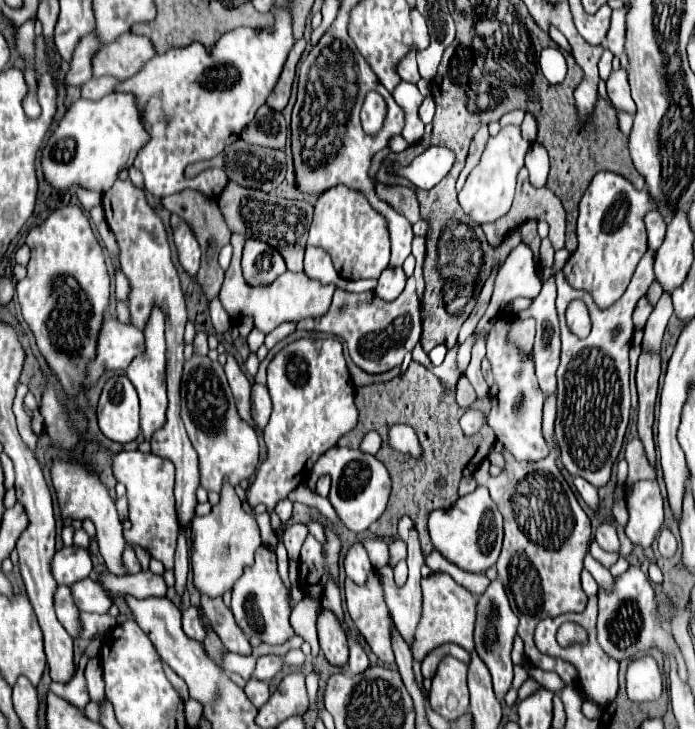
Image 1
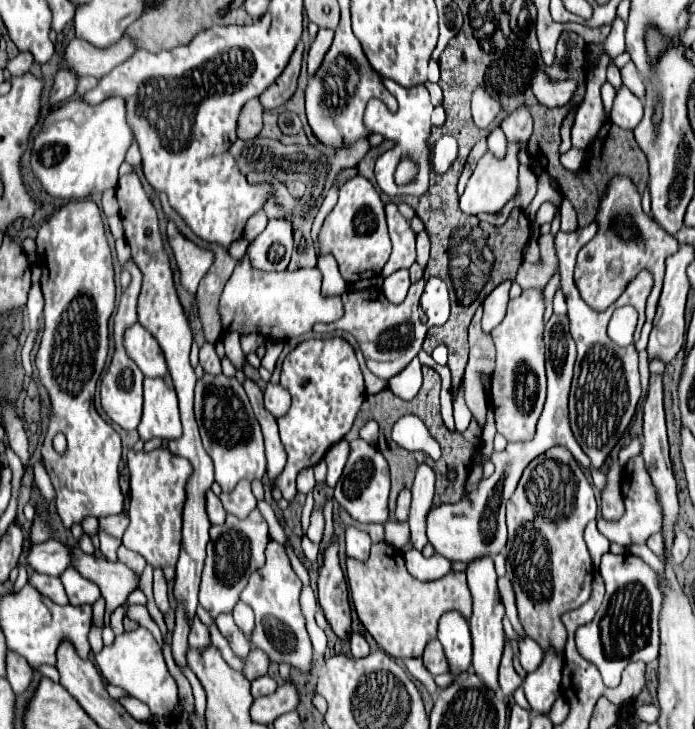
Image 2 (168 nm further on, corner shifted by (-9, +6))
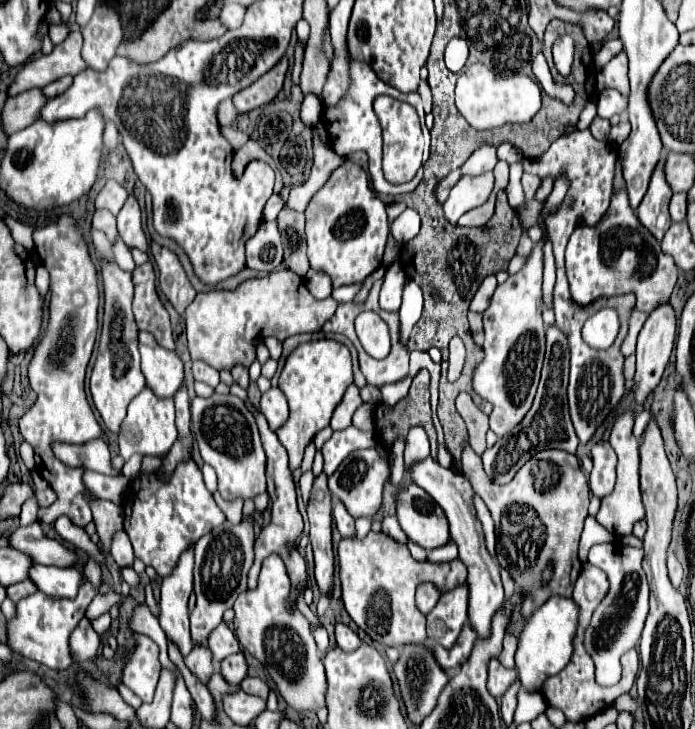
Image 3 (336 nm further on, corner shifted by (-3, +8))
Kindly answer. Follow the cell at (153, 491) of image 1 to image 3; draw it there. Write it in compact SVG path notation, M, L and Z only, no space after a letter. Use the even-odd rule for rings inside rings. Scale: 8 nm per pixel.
M181 460L167 480L157 470L139 474L123 496L123 514L123 528L133 544L135 556L147 566L153 566L159 576L171 574L179 554L189 544L225 522L225 514L205 488L201 470L193 460Z

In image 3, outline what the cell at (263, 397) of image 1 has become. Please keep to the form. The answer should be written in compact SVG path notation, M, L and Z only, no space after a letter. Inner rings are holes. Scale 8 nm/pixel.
M269 388L263 396L261 396L261 404L259 410L265 414L271 430L277 430L289 416L289 408L287 408L287 398L279 388Z

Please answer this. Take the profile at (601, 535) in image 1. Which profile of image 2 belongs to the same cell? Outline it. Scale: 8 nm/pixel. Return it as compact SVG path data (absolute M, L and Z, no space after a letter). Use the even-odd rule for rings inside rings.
M611 462L607 470L607 484L601 490L601 514L607 520L617 520L623 512L623 498L621 498L621 466L619 462Z

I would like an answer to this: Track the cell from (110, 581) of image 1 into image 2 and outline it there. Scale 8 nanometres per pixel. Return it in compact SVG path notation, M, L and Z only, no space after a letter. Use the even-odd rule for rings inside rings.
M79 546L69 548L69 554L71 554L71 566L81 576L97 582L97 586L101 588L106 603L104 626L109 627L110 614L137 588L139 576L133 570L129 570L125 564L89 556Z

